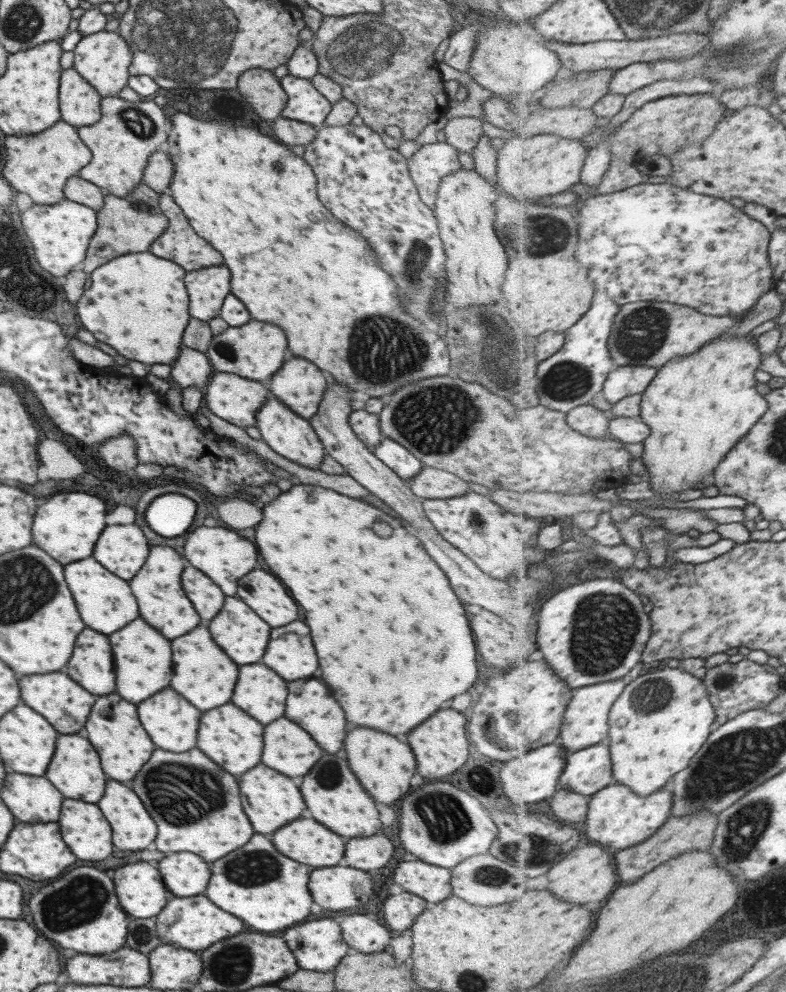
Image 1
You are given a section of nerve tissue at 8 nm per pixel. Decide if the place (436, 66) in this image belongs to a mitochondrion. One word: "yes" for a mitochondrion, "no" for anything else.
no

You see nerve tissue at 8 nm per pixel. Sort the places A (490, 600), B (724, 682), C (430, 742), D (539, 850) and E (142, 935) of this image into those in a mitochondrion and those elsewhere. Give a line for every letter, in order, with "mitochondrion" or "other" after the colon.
A: other
B: mitochondrion
C: other
D: mitochondrion
E: mitochondrion

